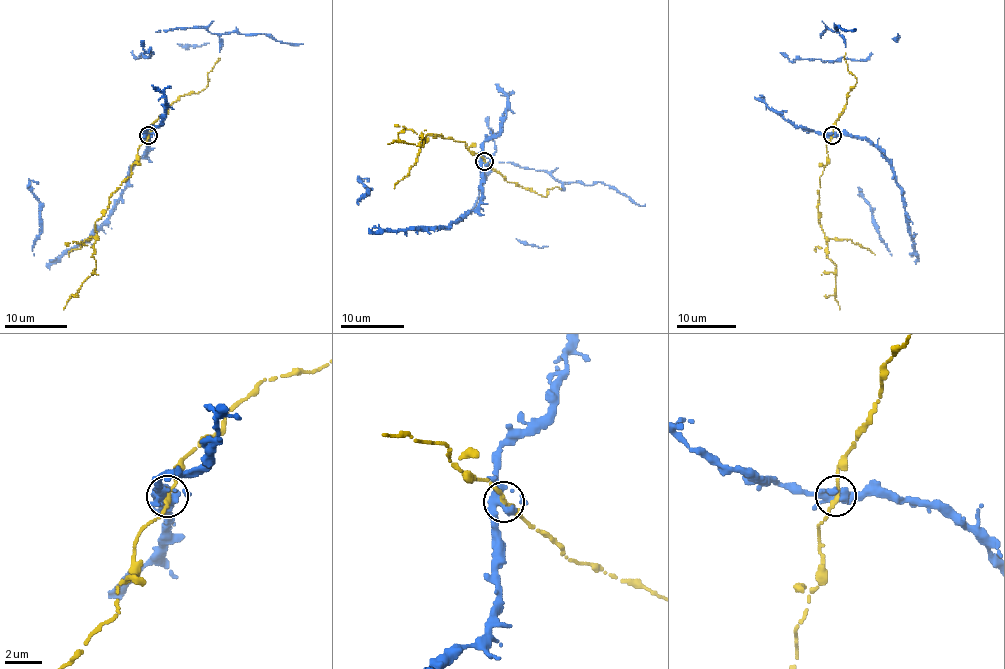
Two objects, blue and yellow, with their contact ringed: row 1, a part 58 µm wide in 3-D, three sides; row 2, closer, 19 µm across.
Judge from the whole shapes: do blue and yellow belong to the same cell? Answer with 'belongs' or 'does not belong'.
belongs

